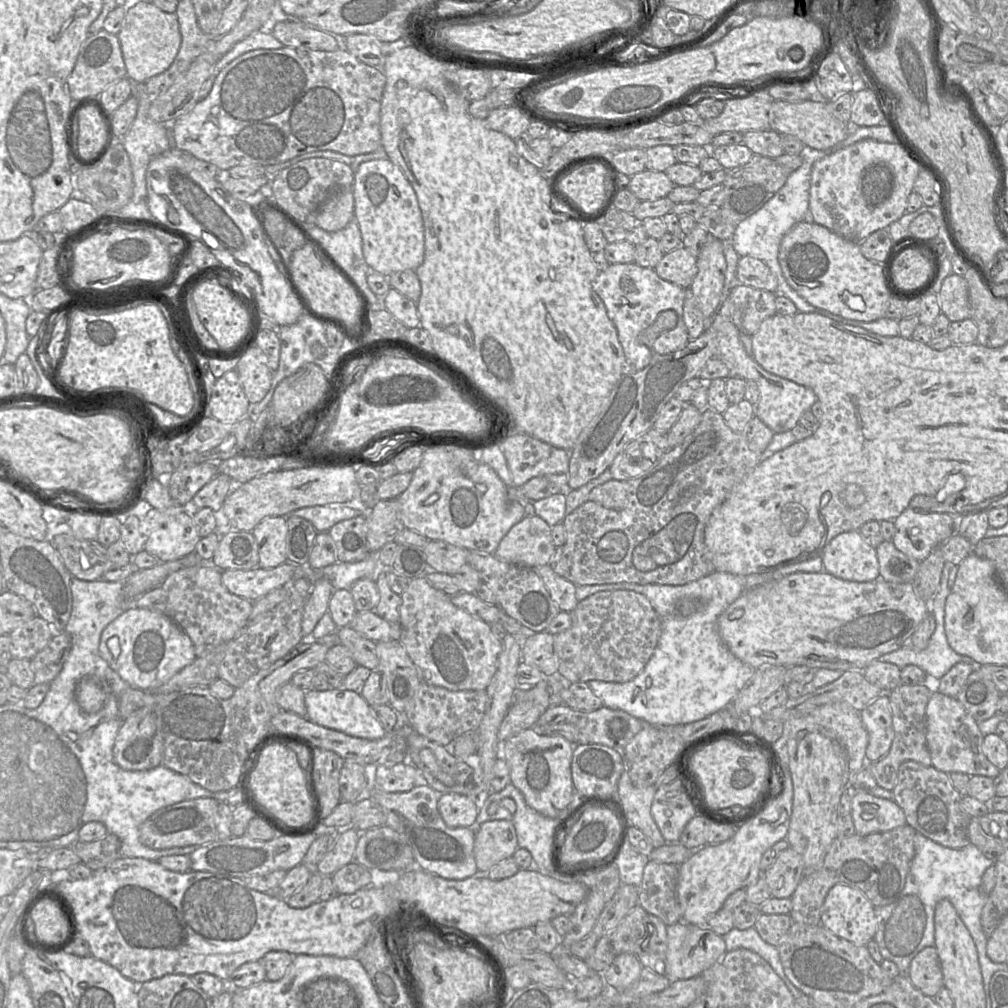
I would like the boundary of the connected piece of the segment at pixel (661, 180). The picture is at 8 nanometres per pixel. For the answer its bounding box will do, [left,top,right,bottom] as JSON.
[628,169,675,201]

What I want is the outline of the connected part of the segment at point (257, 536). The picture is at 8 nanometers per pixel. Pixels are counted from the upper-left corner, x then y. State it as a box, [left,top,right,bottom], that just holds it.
[251,516,287,568]

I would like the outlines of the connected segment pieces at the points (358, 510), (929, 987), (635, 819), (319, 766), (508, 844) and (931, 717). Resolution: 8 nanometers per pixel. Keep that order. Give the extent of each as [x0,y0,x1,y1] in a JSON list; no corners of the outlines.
[[289,497,366,532],[907,946,944,996],[616,771,666,848],[313,749,345,816],[474,820,518,873],[926,691,1000,779]]

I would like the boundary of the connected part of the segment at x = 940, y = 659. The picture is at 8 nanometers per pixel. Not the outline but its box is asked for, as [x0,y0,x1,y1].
[879,579,974,683]

